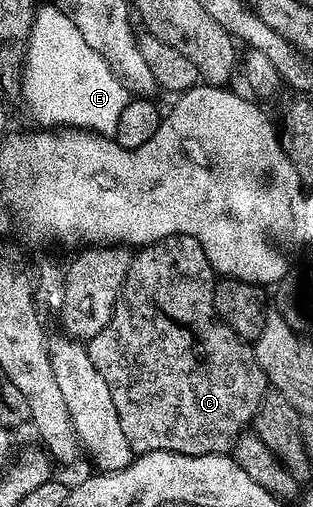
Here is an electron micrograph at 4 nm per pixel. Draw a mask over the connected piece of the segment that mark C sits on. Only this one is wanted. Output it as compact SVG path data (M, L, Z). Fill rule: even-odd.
M168 236L164 240L155 240L153 244L145 244L133 255L130 270L126 274L122 290L118 293L110 322L106 322L106 326L93 340L87 341L90 362L94 364L94 370L98 370L98 374L106 380L106 386L110 386L110 398L114 398L114 410L117 411L122 431L133 453L177 452L187 456L206 454L223 456L231 453L242 433L255 421L264 396L270 391L266 374L262 366L258 366L255 347L240 337L229 324L221 322L220 317L217 316L212 305L212 291L215 288L216 280L212 263L206 258L202 246L192 236Z

